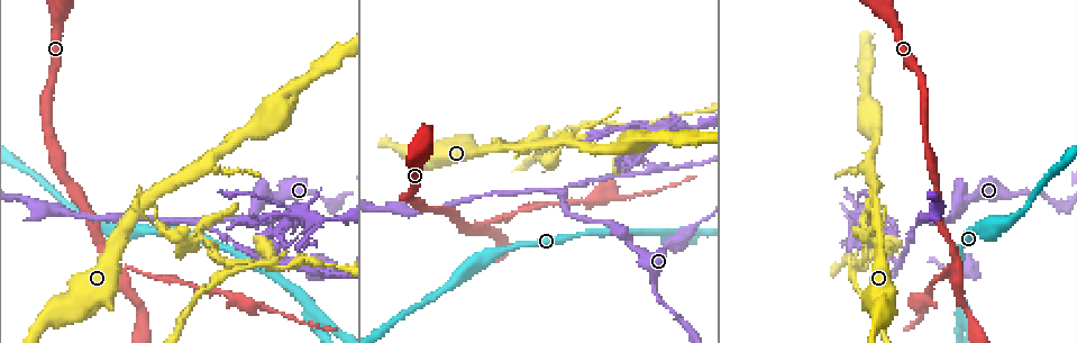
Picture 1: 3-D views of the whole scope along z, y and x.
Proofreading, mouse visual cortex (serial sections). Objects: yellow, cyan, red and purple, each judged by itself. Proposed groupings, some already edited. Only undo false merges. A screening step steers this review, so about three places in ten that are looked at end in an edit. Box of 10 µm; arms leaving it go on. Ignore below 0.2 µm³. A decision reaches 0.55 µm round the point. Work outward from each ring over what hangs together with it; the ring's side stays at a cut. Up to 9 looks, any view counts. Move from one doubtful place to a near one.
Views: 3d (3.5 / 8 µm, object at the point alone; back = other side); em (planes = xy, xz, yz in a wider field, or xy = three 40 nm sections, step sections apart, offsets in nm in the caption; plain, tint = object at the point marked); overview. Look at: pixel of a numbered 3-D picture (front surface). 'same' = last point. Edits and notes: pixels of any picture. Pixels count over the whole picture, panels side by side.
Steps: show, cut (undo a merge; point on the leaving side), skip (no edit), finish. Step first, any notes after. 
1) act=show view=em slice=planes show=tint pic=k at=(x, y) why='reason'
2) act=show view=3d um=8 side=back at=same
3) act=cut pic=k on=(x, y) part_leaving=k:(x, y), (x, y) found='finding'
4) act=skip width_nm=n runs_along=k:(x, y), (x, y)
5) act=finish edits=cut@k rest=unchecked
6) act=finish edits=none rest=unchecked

act=show view=3d um=3.5 pic=1 at=(564, 193) why='three-way junction'

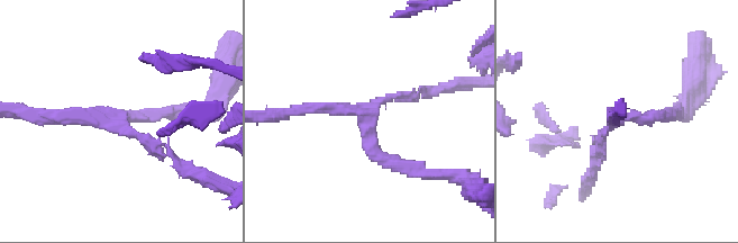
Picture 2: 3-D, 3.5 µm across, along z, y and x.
act=show view=em slice=planes show=tint pic=2 at=(370, 120) arms=3 arm_widths_nm=150,150,150

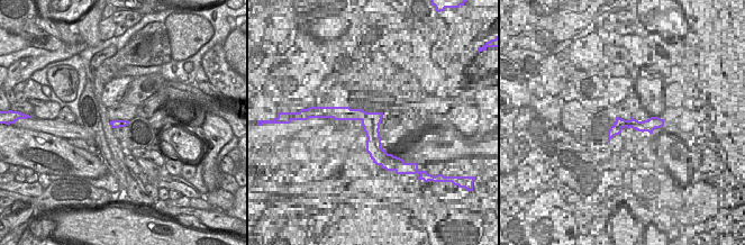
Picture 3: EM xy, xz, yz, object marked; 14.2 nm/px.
act=show view=em slice=xy step=5 show=tint at=same

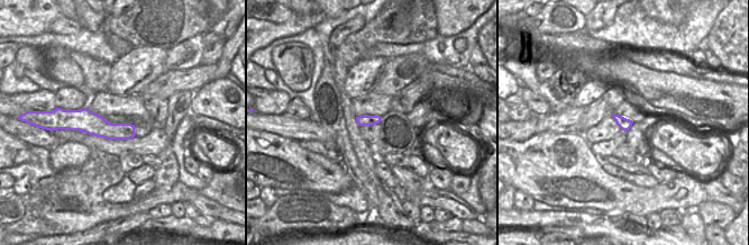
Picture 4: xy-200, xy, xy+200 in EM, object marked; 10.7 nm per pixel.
act=skip runs_along=4:(75, 115), (108, 130), (131, 134) found='continuous, no second cell'

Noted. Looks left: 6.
act=show view=3d um=3.5 pic=1 at=(643, 171) why='three arms meet'

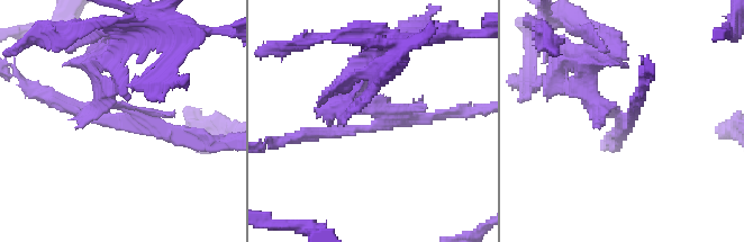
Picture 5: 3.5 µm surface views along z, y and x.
act=show view=em slice=xy step=5 show=tint pic=5 at=(629, 116) why='need the tissue'

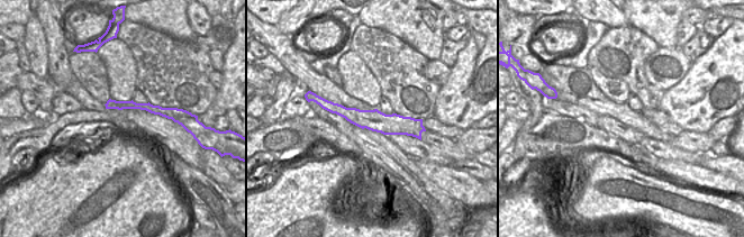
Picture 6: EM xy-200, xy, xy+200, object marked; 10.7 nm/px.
act=cut pic=5 on=(364, 89) border=6:(405, 117), (422, 125) found='two cells meet here'

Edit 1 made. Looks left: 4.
act=show view=3d um=3.5 pic=1 at=(500, 147) why='three-way junction'

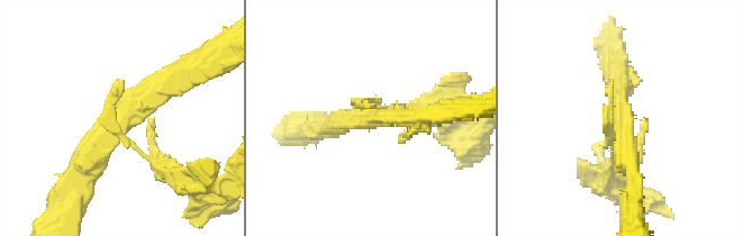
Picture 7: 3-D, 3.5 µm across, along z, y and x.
act=show view=em slice=xy step=3 show=tint pic=7 at=(620, 132)

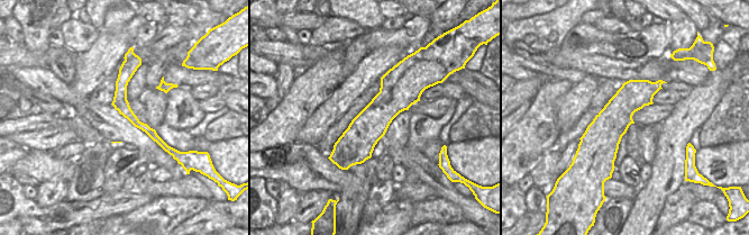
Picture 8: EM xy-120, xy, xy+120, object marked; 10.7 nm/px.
act=skip runs_along=8:(393, 72), (355, 161) found='continuous, no second cell'

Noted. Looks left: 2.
act=show view=3d um=3.5 pic=1 at=(473, 229)

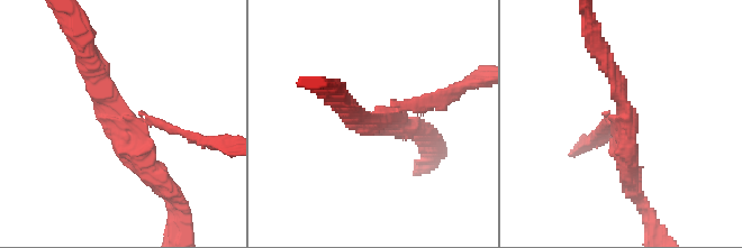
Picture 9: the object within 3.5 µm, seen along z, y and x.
act=show view=em slice=planes show=tint pic=9 at=(374, 118) arms=3 arm_widths_nm=150,250,300 why='now the EM'

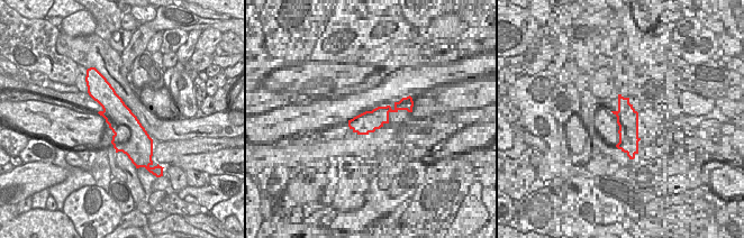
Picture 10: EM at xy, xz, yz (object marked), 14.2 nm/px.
act=cut pic=9 on=(440, 103) found='two cells meet here'

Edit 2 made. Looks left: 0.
act=finish edits=cut@5,cut@9 rest=unchecked

